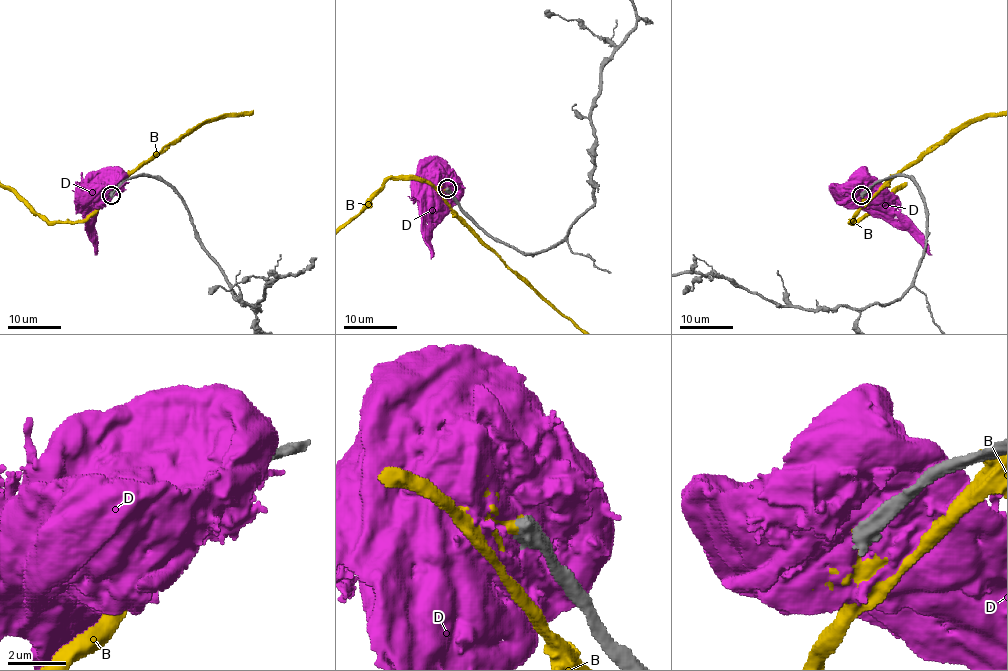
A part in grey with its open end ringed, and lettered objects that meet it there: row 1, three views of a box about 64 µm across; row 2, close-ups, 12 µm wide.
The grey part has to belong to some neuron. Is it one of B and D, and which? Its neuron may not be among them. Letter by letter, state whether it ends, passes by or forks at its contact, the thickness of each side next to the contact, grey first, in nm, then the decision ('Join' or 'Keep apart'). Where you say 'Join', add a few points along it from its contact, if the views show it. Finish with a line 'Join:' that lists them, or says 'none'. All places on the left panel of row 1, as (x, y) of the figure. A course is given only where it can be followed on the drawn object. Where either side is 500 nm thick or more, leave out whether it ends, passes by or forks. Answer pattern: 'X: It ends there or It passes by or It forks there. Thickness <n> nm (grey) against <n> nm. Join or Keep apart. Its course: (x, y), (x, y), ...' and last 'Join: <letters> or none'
B: Thickness 700 nm (grey) against 360 nm. Keep apart
D: Thickness 750 nm (grey) against 1100 nm. Keep apart
Join: none

